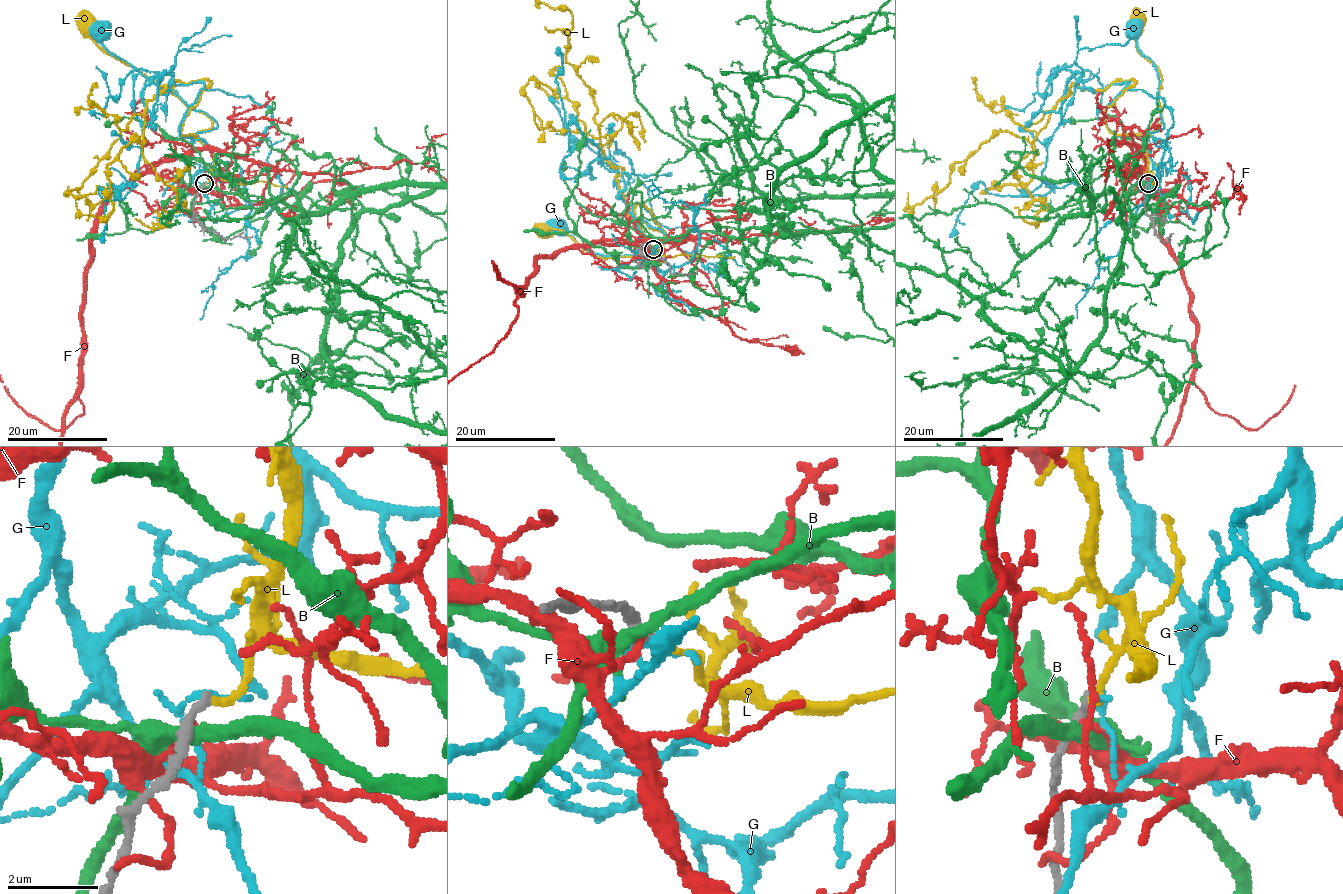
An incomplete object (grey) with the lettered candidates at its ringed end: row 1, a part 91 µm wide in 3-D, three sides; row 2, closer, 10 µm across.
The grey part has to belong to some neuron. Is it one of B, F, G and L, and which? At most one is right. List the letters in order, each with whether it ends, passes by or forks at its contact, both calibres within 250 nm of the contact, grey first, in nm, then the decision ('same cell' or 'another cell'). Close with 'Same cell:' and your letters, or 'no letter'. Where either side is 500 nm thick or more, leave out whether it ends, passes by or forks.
B: it forks | 240/280 nm | another cell
F: it ends | 240/170 nm | another cell
G: it ends | 170/150 nm | another cell
L: it ends | 170/150 nm | same cell
Same cell: L

